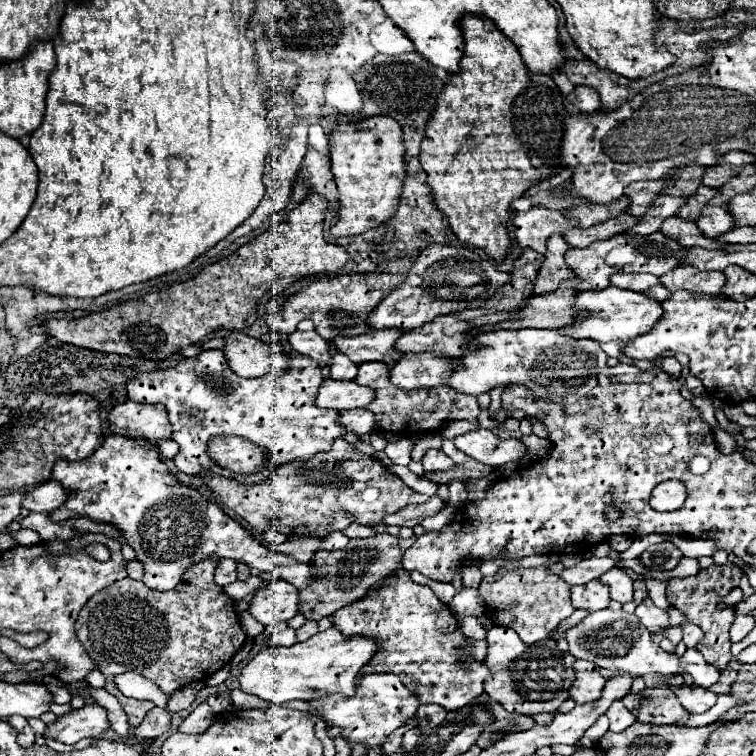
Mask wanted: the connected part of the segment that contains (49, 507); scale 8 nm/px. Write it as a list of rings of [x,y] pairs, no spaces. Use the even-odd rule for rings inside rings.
[[[50,479],[50,481],[38,485],[36,489],[30,489],[26,493],[26,499],[24,499],[22,507],[26,507],[28,511],[46,511],[46,513],[52,513],[68,497],[70,497],[70,493],[62,487],[62,483]]]

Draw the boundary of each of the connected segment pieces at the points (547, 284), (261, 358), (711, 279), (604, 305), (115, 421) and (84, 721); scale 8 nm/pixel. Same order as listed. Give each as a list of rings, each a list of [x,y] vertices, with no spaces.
[[[562,235],[550,237],[546,259],[542,263],[542,269],[540,269],[536,285],[534,285],[534,295],[556,291],[562,283],[576,279],[576,273],[566,265],[568,249],[570,249],[570,245],[566,243],[566,239]]]
[[[230,333],[226,337],[224,353],[230,367],[240,377],[262,377],[268,373],[286,373],[290,355],[280,347],[270,347],[262,339],[248,337],[244,333]]]
[[[684,265],[682,269],[674,269],[674,273],[666,273],[666,277],[660,277],[660,281],[672,293],[686,289],[690,293],[708,295],[722,291],[726,285],[726,275],[722,271],[698,271],[692,265]]]
[[[614,285],[600,291],[582,291],[574,303],[574,309],[578,311],[586,309],[590,313],[588,319],[572,323],[576,327],[574,337],[590,337],[600,343],[606,343],[606,341],[630,343],[636,337],[648,333],[664,315],[660,301],[648,299],[644,293],[634,293],[630,289],[620,289]]]
[[[126,401],[116,405],[110,415],[110,429],[128,439],[146,439],[158,445],[162,439],[172,439],[172,429],[168,421],[166,407],[162,405],[142,405],[136,401]]]
[[[86,703],[82,709],[70,711],[64,717],[58,717],[56,723],[46,727],[46,737],[54,737],[62,743],[78,743],[80,739],[98,739],[110,729],[108,713],[96,703]]]

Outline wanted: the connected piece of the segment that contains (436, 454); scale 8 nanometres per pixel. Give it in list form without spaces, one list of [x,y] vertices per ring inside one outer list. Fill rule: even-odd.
[[[430,449],[430,451],[426,451],[426,455],[422,459],[422,465],[424,465],[424,471],[446,471],[454,463],[452,463],[452,459],[444,451]]]

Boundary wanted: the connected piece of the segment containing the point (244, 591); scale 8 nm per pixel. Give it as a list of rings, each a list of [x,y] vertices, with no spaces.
[[[250,577],[250,579],[246,579],[246,581],[234,581],[234,583],[230,583],[224,591],[226,591],[234,601],[240,601],[240,599],[244,599],[248,593],[252,593],[252,591],[264,587],[264,585],[266,585],[264,579],[260,579],[260,577]]]

